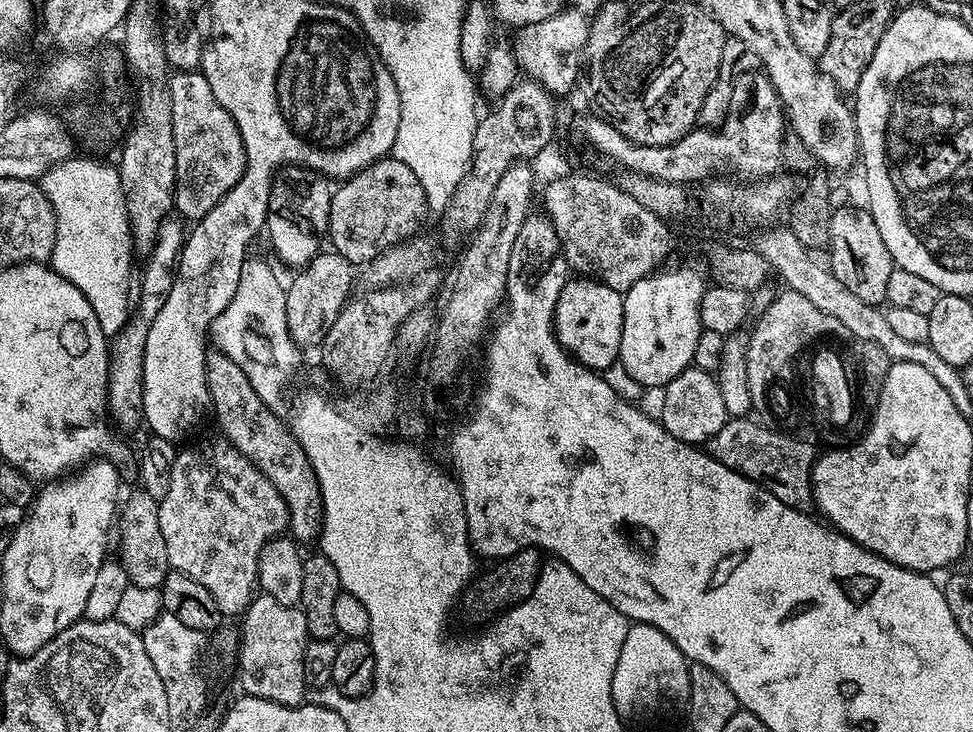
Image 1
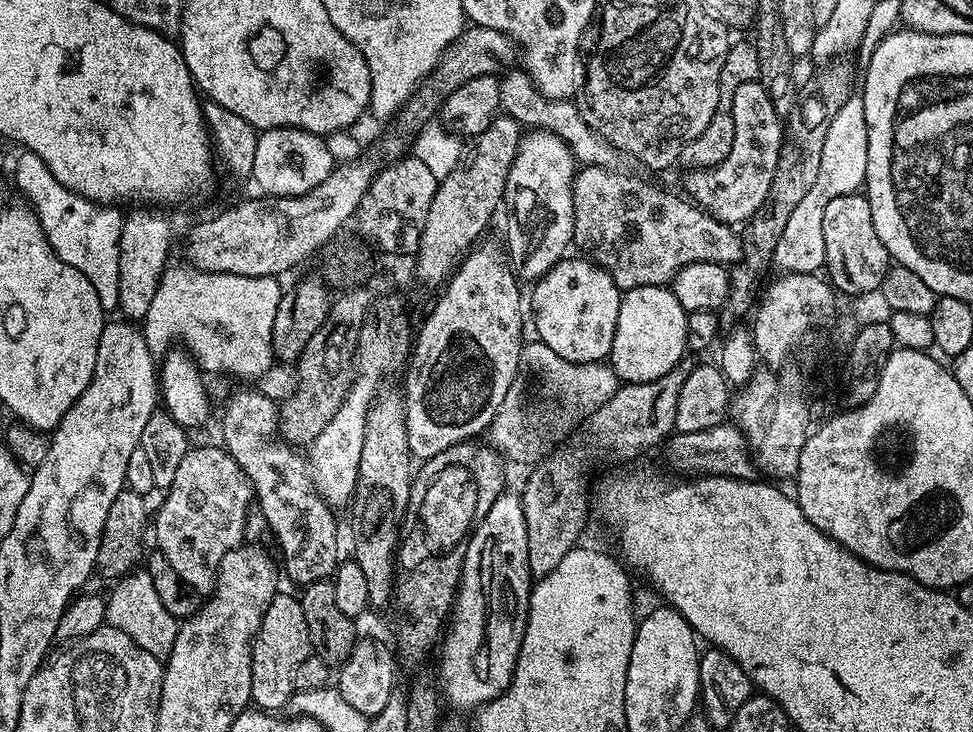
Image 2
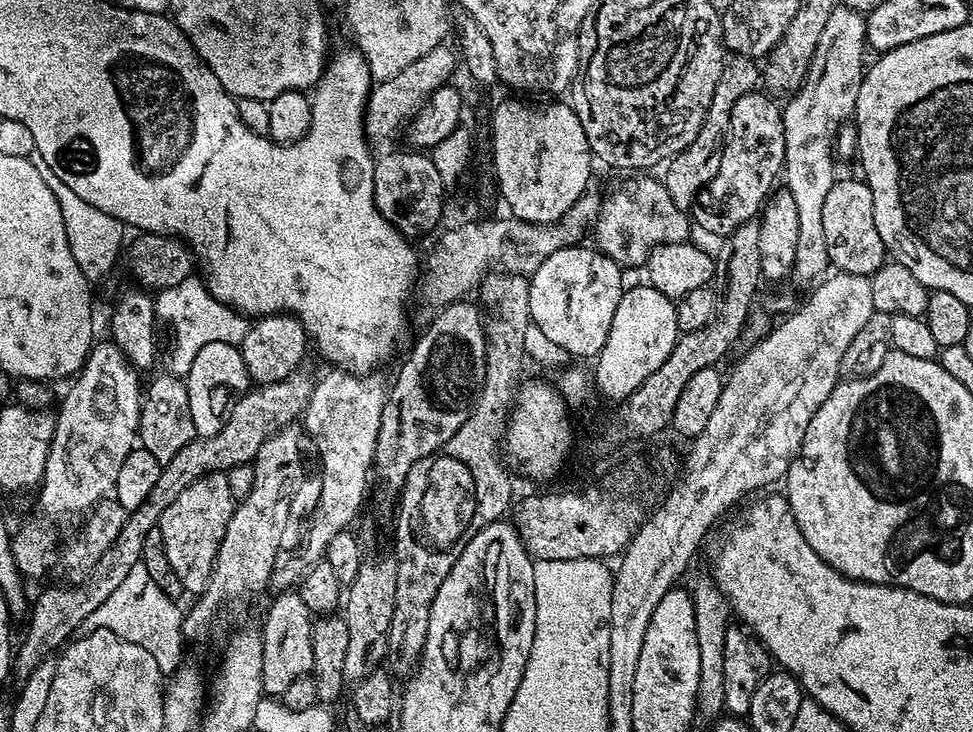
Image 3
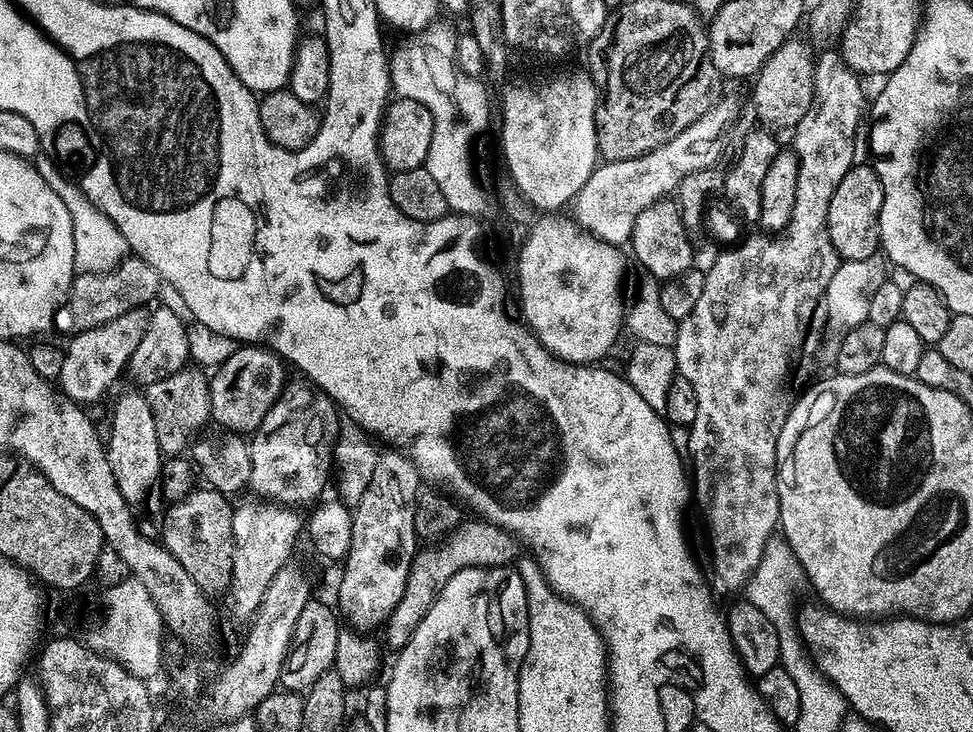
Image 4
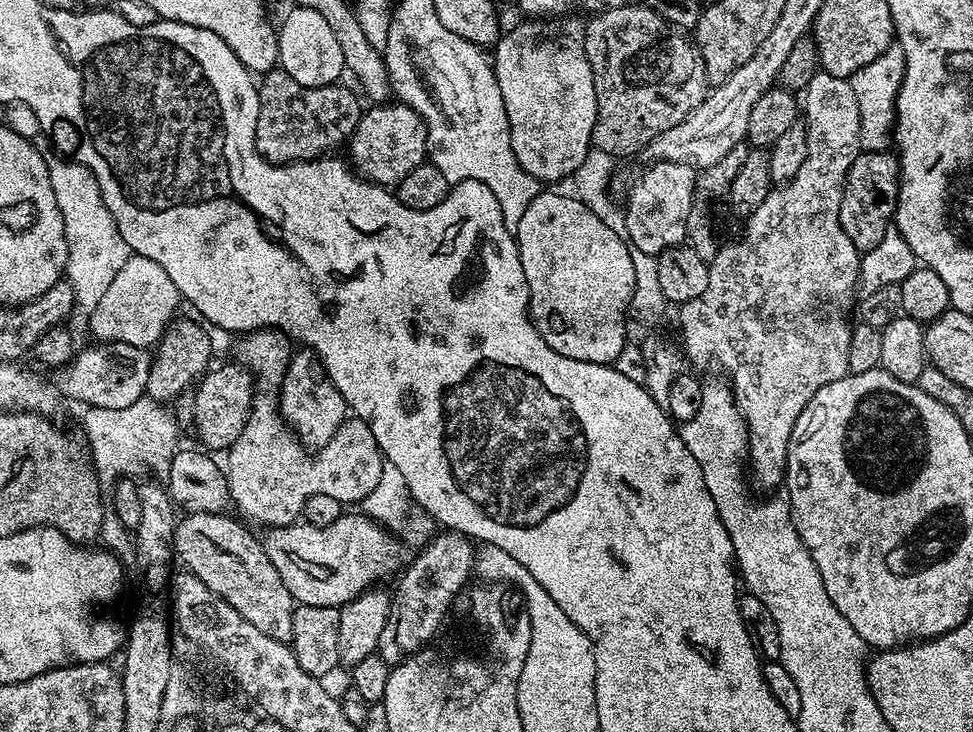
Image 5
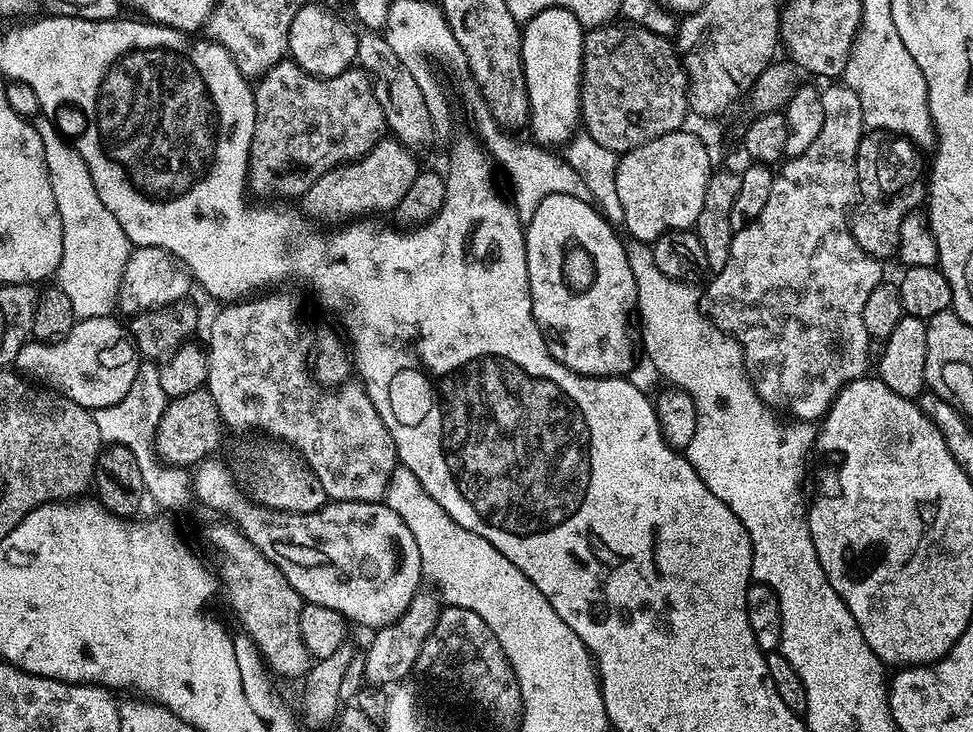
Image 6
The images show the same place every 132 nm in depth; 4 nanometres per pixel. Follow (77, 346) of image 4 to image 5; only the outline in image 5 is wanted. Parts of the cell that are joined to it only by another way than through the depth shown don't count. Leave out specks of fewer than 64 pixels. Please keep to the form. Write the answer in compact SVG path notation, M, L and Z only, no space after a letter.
M132 254L107 287L106 294L95 301L93 308L96 309L88 320L88 328L97 336L97 341L128 343L148 350L172 323L179 304L182 304L182 297L178 286L170 282L170 274L166 274L166 270L162 270L154 258Z

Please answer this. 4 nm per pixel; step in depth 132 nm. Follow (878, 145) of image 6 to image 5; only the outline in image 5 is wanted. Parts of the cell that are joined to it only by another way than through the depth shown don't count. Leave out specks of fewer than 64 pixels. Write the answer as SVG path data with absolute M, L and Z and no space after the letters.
M861 151L860 155L854 158L854 162L848 171L848 177L844 183L842 194L842 206L840 207L840 221L842 230L850 242L861 254L869 252L878 242L882 242L882 234L893 223L896 214L896 201L900 198L900 161L891 151L866 152Z

